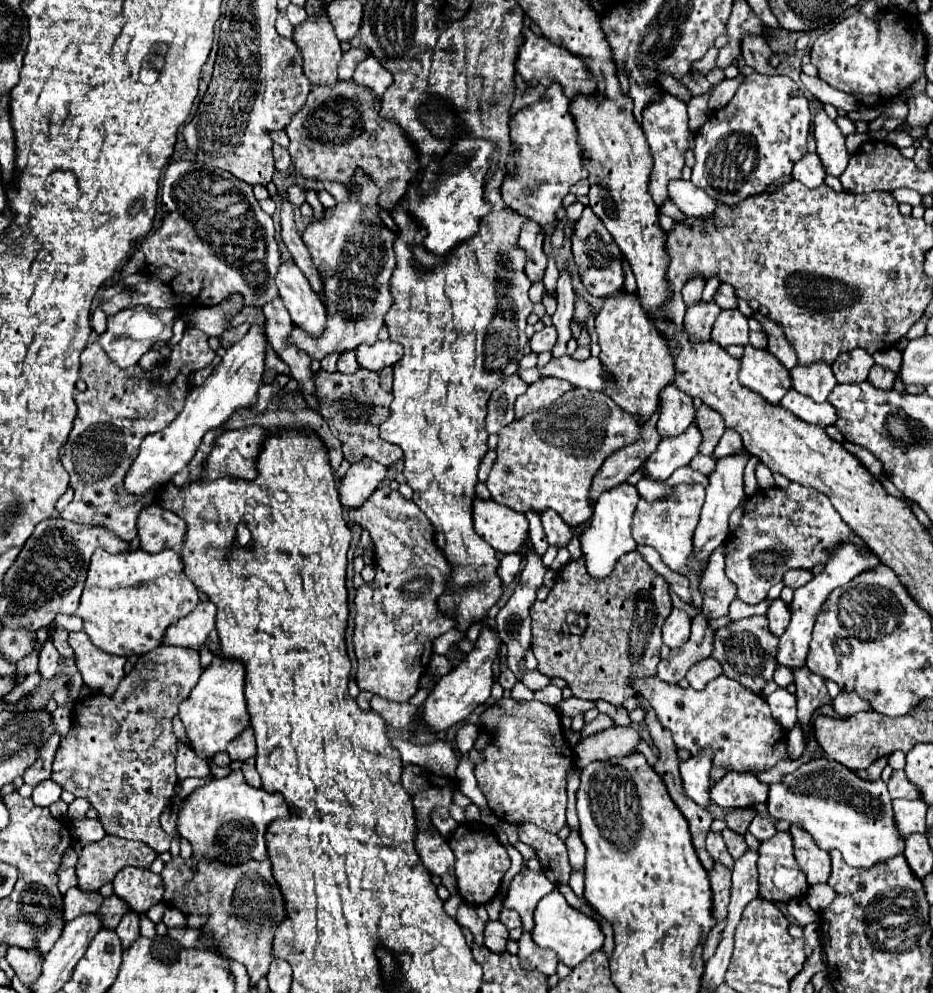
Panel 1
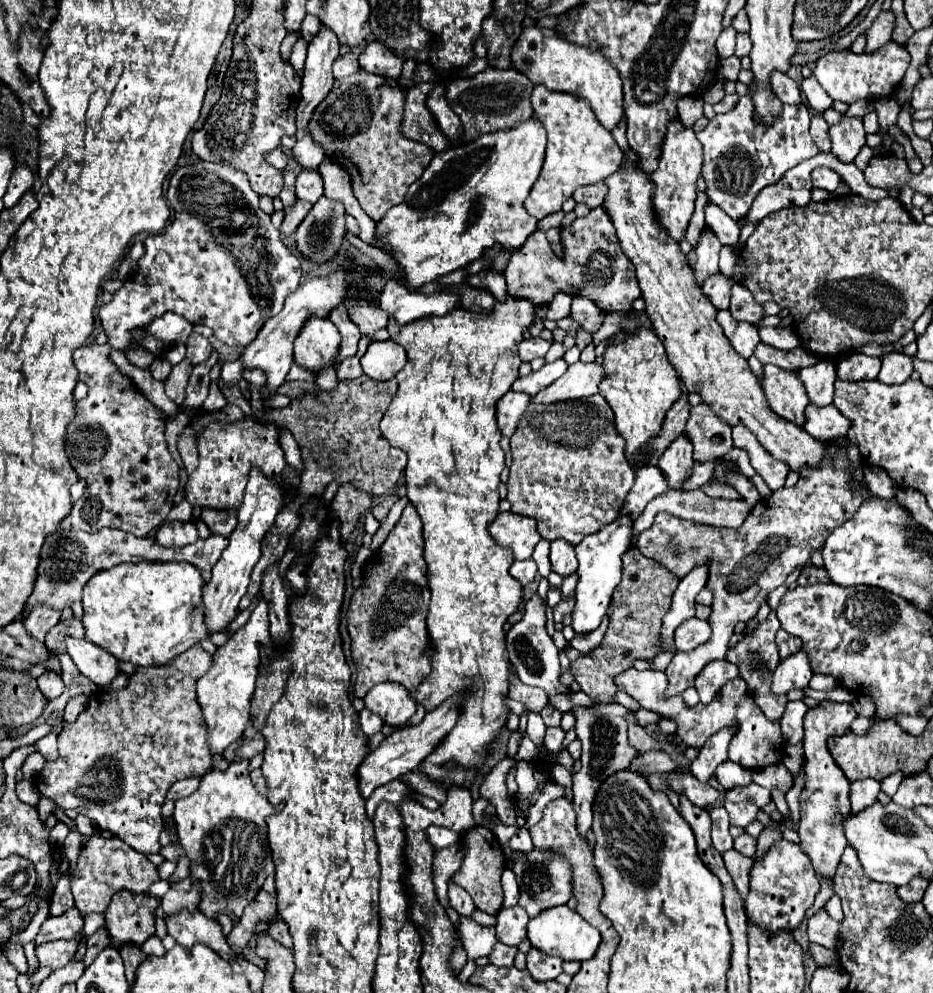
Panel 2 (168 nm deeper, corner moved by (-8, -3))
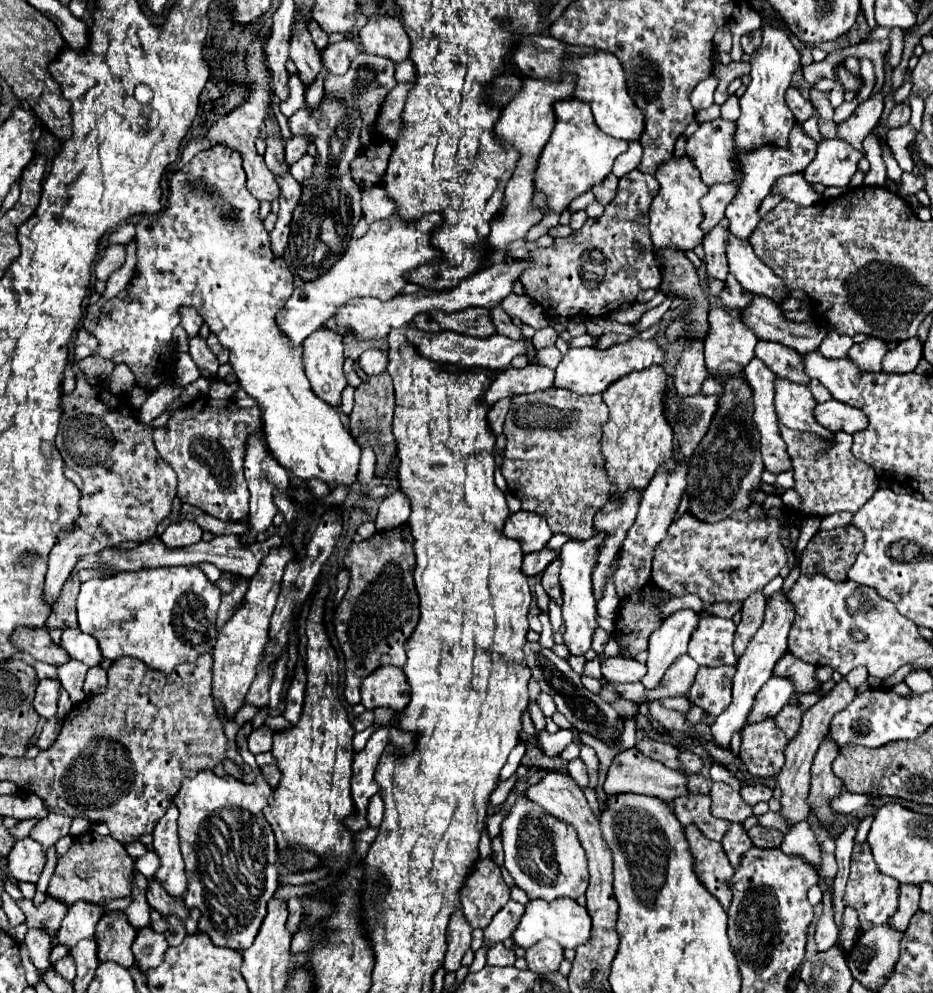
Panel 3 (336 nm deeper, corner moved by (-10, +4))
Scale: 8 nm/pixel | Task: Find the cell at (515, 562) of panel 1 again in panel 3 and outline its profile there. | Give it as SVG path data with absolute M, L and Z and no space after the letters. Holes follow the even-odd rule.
M540 550L540 552L532 552L532 554L526 554L524 556L524 562L522 562L522 572L526 576L534 576L534 574L542 574L544 568L554 560L558 558L558 550Z

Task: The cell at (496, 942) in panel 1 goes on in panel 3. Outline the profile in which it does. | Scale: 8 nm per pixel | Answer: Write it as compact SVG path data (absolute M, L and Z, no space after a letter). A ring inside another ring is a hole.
M496 944L488 950L488 964L490 966L514 966L516 954L512 948L506 948L504 944Z

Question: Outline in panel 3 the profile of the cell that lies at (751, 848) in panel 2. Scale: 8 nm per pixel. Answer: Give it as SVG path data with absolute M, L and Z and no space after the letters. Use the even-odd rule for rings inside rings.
M754 826L748 830L748 836L750 836L752 844L758 848L778 848L782 842L782 832L776 828Z

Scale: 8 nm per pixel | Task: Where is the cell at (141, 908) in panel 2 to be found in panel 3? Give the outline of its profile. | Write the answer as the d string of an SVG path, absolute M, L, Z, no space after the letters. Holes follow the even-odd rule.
M108 912L100 918L96 926L96 942L100 960L116 960L124 968L130 968L134 962L132 944L138 936L138 928L126 926L124 912Z

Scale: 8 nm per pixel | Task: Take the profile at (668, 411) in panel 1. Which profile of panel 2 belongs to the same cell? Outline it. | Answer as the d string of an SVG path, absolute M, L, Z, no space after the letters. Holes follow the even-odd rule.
M680 435L656 461L660 471L666 477L668 489L682 489L684 481L692 475L692 443L686 435Z

